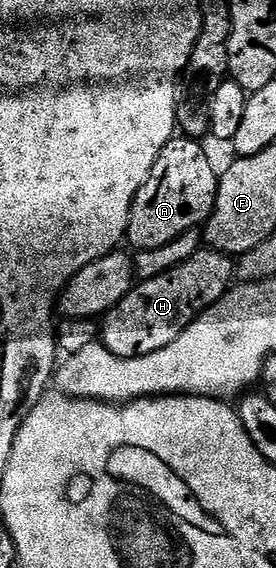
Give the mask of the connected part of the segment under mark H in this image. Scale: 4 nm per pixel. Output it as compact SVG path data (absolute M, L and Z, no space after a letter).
M202 247L191 259L187 259L170 273L159 275L155 279L138 280L126 297L105 314L99 325L99 341L111 351L111 355L120 357L142 357L151 355L179 339L179 335L194 321L200 313L211 308L217 300L228 293L235 281L235 261L227 253L217 249Z

